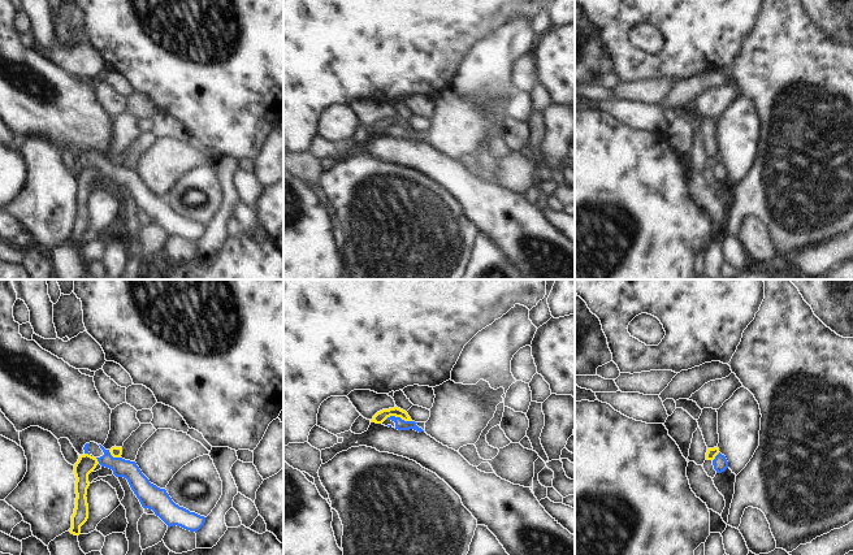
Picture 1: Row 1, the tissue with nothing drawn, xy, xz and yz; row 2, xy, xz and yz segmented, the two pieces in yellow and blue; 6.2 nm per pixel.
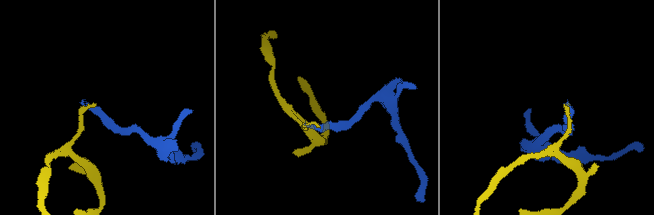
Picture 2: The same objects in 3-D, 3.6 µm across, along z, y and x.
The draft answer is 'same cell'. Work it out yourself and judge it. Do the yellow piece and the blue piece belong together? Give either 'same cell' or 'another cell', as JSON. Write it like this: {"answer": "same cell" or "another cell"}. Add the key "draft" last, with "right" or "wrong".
{"answer": "another cell", "draft": "wrong"}

